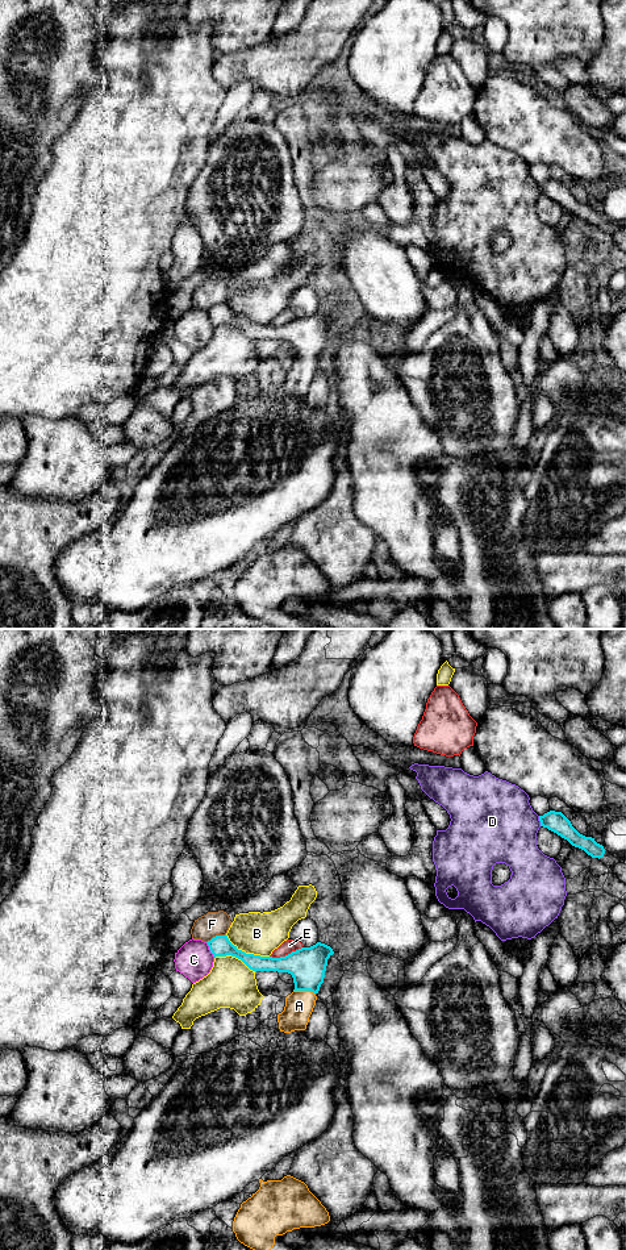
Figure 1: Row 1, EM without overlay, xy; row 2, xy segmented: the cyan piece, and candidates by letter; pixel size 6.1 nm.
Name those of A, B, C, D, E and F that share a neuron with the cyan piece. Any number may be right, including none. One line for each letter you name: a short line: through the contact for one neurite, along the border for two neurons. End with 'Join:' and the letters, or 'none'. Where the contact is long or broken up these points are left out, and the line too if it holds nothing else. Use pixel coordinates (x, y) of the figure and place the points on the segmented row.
A: line xy (308, 965), (308, 980), (304, 990), (304, 998), (299, 1005)
Join: A

